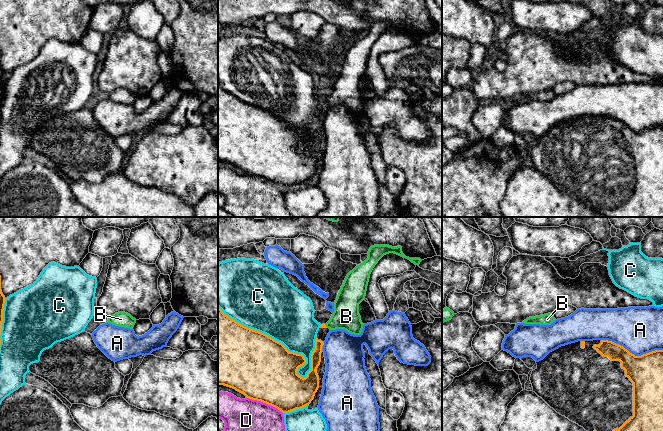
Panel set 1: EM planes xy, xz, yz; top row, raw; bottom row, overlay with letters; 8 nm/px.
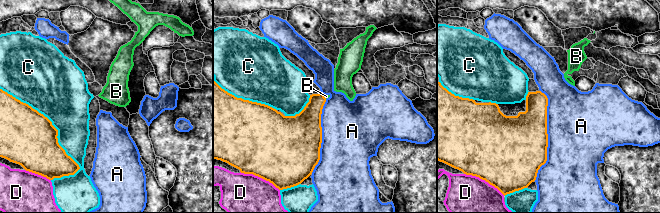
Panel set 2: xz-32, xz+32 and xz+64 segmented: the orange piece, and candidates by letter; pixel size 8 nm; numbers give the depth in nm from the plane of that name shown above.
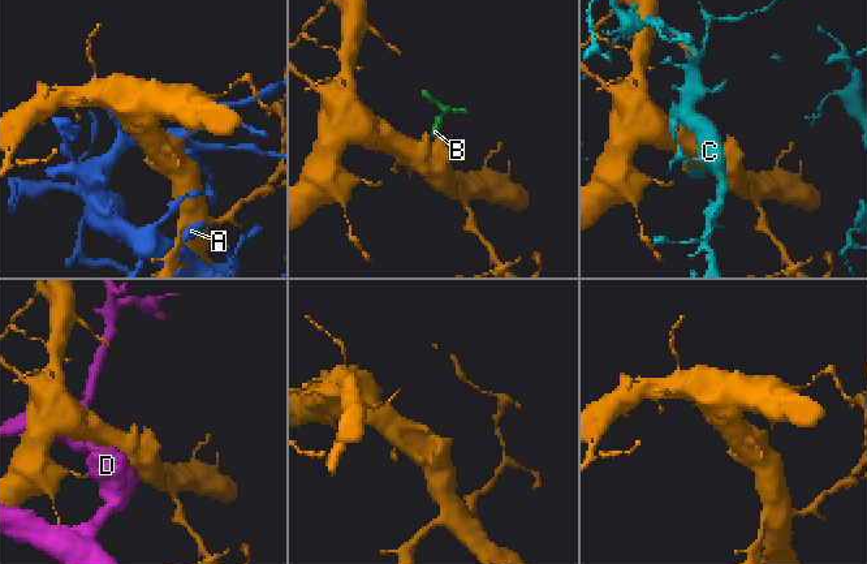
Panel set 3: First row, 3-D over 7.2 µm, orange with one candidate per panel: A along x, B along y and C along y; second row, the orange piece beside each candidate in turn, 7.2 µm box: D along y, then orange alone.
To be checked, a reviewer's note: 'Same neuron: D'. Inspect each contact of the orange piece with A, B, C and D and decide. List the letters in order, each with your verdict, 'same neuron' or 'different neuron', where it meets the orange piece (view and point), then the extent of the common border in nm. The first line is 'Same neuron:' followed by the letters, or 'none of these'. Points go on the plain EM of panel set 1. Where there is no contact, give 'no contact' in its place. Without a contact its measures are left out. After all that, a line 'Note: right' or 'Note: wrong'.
Same neuron: B
A: different neuron; meets orange in yz at (631, 129); contact 500 nm long
B: same neuron; meets orange in xz at (325, 102); contact 40 nm long
C: different neuron; meets orange in xz at (273, 115); contact 900 nm long
D: different neuron; meets orange in xz at (264, 178); contact 320 nm long
Note: wrong

